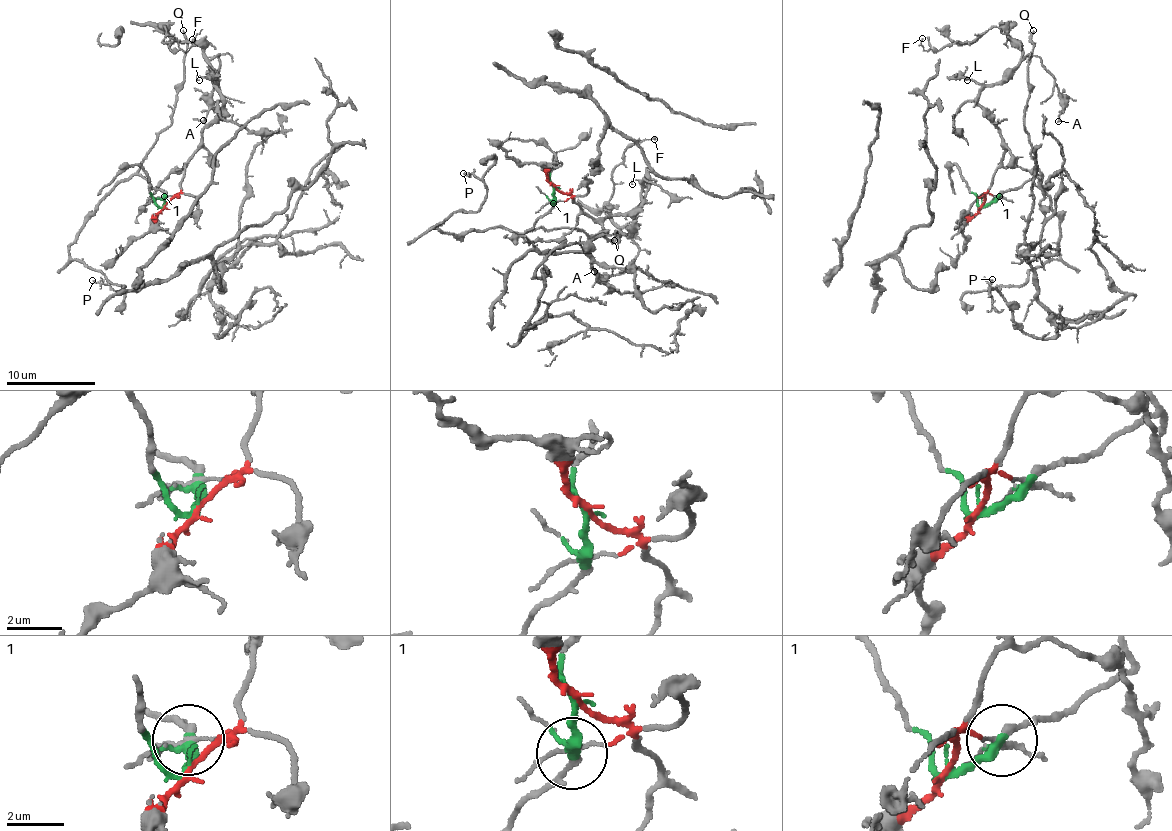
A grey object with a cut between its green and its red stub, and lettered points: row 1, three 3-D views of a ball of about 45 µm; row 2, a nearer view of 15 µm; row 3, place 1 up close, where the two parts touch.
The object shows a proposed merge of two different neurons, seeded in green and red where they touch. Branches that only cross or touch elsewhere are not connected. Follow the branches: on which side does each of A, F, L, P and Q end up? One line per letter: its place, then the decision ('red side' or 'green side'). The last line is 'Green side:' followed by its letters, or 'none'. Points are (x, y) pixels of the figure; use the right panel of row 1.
A: at (1058, 121); red side
F: at (922, 38); red side
L: at (967, 80); red side
P: at (992, 279); green side
Q: at (1033, 30); green side
Green side: P, Q

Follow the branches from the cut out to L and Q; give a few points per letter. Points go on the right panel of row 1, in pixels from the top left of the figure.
L: (981, 206), (1003, 153), (1001, 133), (994, 117), (979, 104), (978, 90), (982, 86), (966, 79)
Q: (981, 206), (1039, 172), (1030, 152), (1024, 123), (1034, 30)

